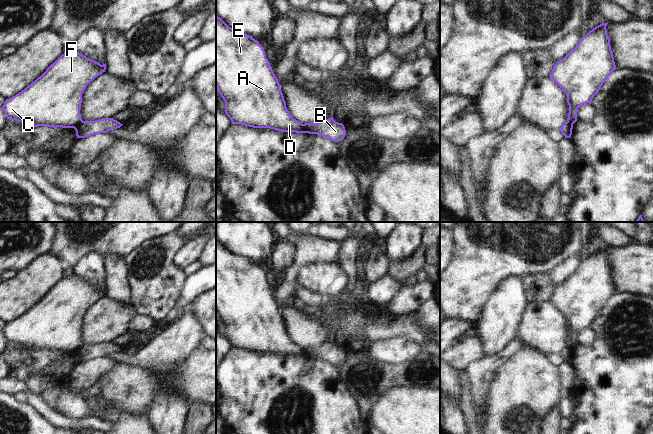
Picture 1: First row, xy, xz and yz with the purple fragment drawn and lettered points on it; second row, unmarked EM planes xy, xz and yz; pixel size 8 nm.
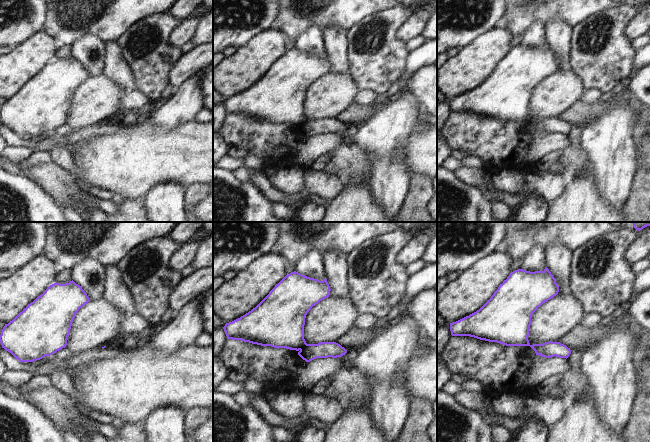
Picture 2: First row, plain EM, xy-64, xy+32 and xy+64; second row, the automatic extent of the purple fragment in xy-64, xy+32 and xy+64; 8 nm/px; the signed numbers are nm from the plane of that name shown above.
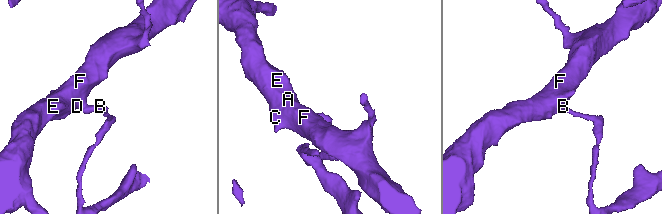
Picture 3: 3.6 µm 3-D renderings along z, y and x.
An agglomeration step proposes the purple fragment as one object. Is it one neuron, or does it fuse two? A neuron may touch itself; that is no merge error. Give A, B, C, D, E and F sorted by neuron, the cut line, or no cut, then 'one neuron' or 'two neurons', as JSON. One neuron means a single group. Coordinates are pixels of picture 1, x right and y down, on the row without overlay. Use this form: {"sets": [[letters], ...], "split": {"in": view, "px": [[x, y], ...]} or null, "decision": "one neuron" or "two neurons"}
{"sets": [["A", "C", "D", "E", "F"], ["B"]], "split": {"in": "xy", "px": [[82, 344], [74, 352]]}, "decision": "two neurons"}

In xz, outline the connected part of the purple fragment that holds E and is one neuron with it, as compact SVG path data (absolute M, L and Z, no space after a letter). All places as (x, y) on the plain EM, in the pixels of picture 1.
M217 239L216 312L225 325L225 337L232 348L308 357L306 350L290 339L278 303L259 265L232 253Z

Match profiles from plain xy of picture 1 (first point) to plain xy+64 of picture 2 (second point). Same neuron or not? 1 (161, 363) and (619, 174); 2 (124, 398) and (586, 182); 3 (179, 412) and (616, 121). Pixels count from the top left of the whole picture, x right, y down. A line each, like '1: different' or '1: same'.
1: same
2: different
3: same

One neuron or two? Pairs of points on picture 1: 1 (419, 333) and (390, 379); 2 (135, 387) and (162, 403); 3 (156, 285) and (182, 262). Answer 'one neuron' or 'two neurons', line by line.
1: two neurons
2: two neurons
3: two neurons

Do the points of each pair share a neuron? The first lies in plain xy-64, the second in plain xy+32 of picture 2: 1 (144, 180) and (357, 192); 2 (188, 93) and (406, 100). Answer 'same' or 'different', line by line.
1: different
2: same

